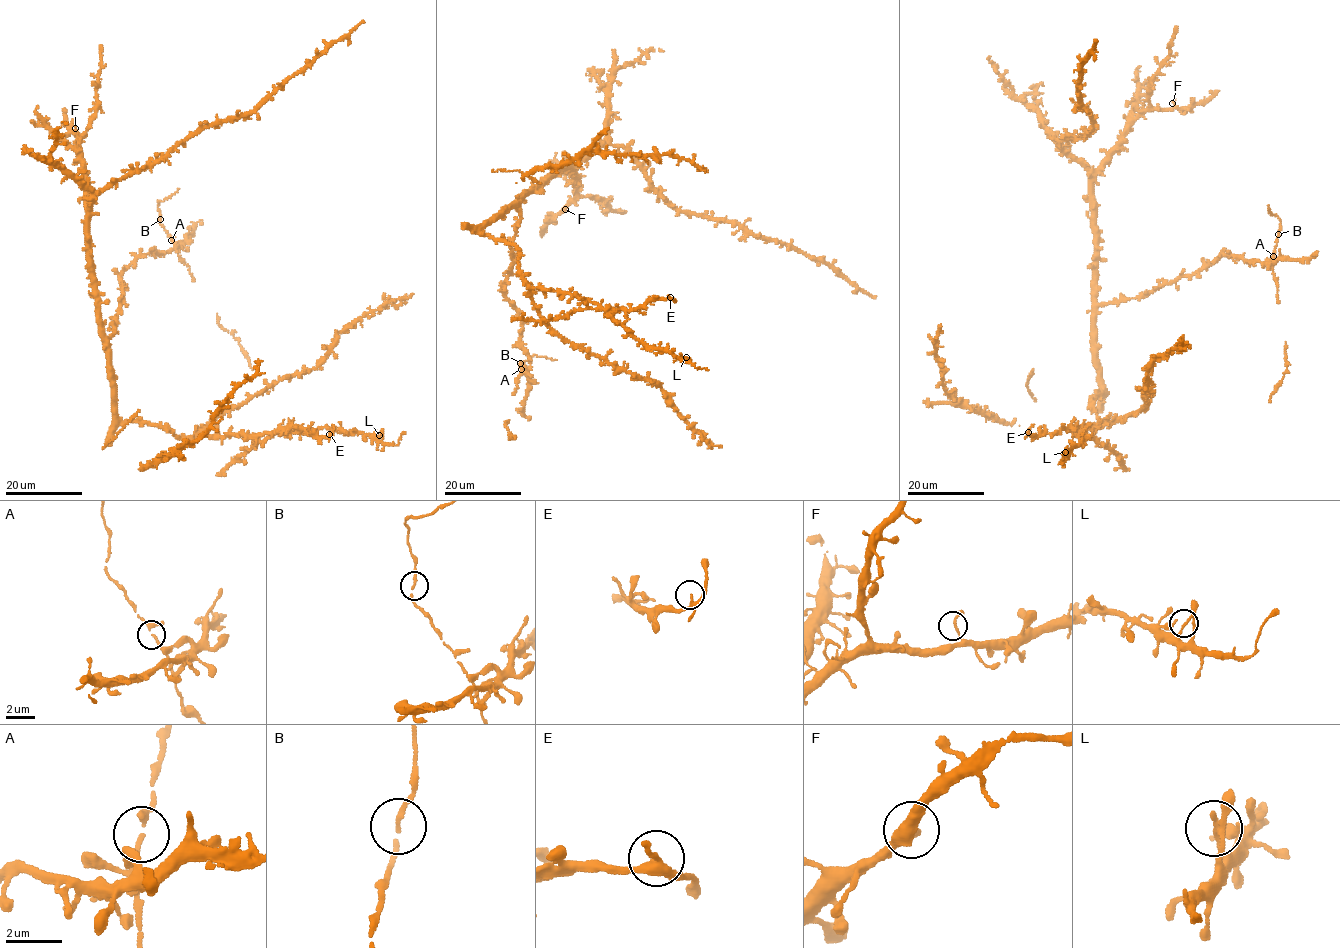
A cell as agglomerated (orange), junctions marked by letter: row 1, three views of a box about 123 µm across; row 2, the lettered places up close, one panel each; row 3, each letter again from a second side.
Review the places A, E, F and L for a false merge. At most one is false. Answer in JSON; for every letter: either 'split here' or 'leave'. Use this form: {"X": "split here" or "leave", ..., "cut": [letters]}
{"A": "leave", "E": "leave", "F": "leave", "L": "leave", "cut": []}

